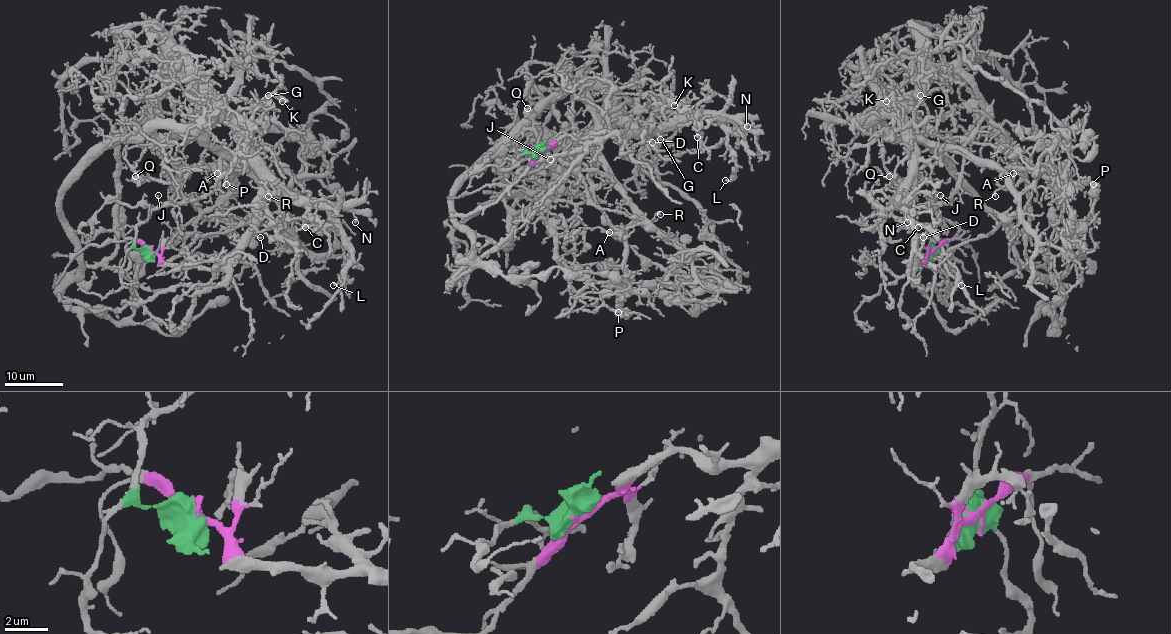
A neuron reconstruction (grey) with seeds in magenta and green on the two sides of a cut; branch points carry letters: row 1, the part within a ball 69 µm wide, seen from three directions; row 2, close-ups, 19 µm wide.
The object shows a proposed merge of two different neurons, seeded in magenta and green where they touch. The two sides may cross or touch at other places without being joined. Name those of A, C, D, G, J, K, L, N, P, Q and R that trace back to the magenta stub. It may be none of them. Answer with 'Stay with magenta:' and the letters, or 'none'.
Stay with magenta: C, D, G, K, L, N

